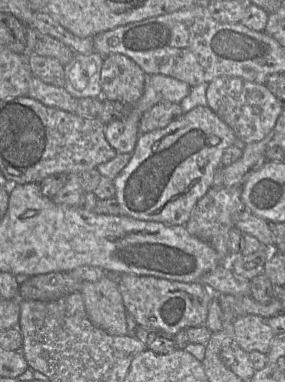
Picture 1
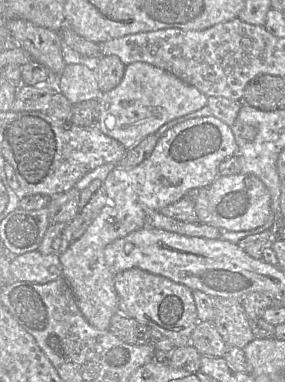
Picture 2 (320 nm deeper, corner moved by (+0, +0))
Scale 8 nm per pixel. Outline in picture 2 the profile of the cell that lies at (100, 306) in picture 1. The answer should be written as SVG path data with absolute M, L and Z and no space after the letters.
M214 116L197 117L186 120L170 128L158 140L151 155L140 164L122 168L116 167L103 181L106 192L106 204L92 219L85 232L59 255L62 276L69 284L76 303L90 325L99 330L109 330L110 320L118 311L118 294L114 286L114 275L104 259L105 247L134 230L146 226L148 215L181 199L192 188L209 187L218 177L218 166L226 158L236 155L238 145L229 125Z

